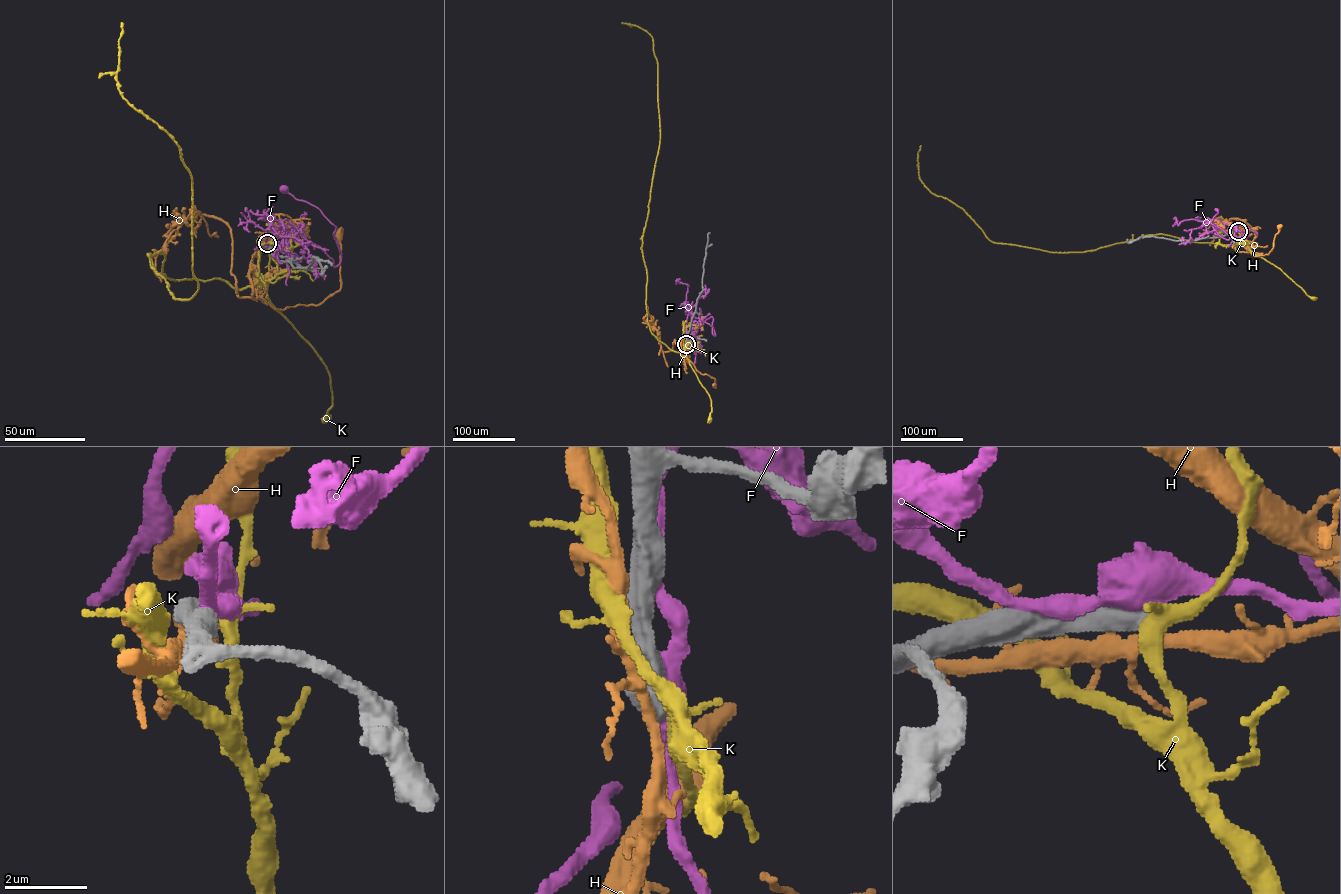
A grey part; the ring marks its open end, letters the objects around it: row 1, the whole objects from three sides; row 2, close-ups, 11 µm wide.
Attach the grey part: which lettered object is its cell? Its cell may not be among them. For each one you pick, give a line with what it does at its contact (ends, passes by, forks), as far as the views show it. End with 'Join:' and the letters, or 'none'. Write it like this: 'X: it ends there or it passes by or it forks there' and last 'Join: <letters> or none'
Join: none

